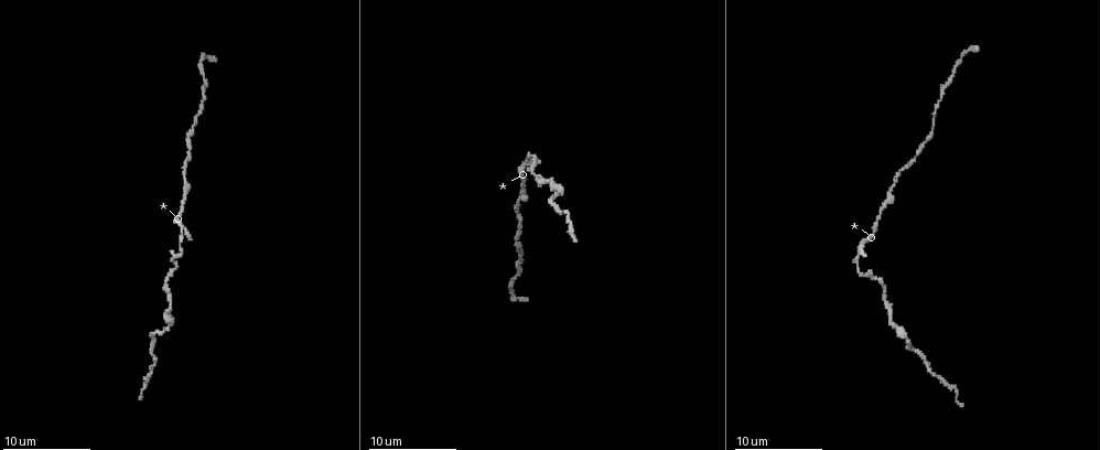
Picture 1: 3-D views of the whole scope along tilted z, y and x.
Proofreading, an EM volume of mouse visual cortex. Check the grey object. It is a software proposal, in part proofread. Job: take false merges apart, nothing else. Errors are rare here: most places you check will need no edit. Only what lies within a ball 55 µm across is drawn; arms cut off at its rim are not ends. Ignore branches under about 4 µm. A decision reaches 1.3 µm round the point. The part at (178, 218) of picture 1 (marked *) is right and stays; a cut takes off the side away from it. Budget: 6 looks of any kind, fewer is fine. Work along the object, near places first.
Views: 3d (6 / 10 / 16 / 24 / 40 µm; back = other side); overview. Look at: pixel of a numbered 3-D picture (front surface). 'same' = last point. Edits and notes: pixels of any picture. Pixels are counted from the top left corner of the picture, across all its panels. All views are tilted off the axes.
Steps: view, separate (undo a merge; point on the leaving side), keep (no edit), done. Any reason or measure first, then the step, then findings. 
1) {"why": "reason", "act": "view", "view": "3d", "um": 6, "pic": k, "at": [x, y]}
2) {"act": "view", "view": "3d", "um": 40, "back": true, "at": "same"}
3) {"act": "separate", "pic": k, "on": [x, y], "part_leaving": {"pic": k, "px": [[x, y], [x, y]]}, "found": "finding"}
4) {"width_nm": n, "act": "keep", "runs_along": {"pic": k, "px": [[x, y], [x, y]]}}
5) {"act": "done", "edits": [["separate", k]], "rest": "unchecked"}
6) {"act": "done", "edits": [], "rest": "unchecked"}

{"why": "thick turns thin", "act": "view", "view": "3d", "um": 10, "pic": 1, "at": [919, 150]}

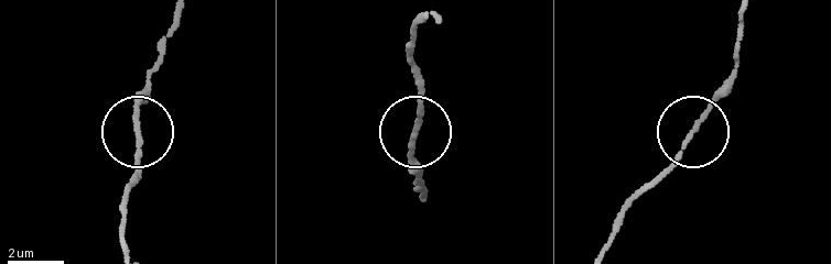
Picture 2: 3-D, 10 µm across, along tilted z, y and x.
{"act": "view", "view": "3d", "um": 10, "back": true, "pic": 2, "at": [412, 137]}

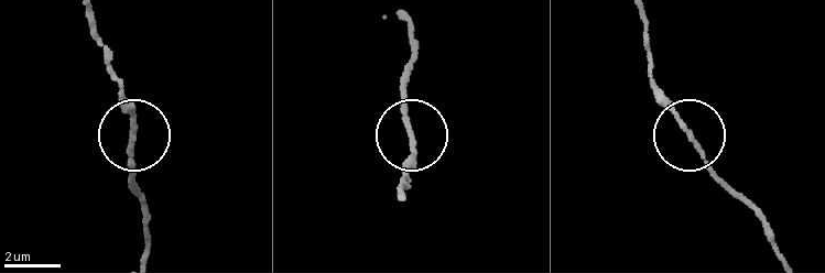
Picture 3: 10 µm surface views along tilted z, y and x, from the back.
{"act": "keep", "runs_along": {"pic": 3, "px": [[143, 254], [144, 197], [131, 176], [137, 129], [120, 89]]}, "found": "all the same neuron"}

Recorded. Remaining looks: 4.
{"why": "thick turns thin", "act": "view", "view": "3d", "um": 10, "pic": 1, "at": [536, 159]}

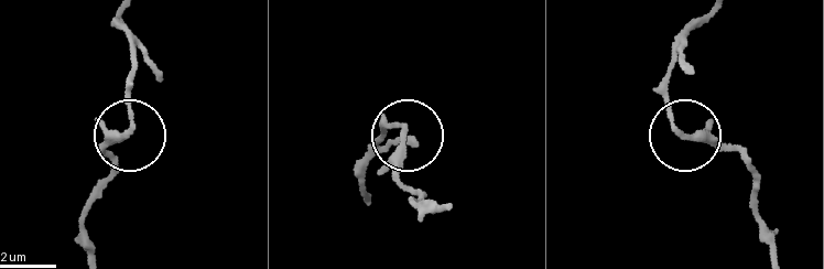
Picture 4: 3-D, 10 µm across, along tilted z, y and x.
{"why": "other side", "act": "view", "view": "3d", "um": 10, "back": true, "pic": 4, "at": [679, 132]}

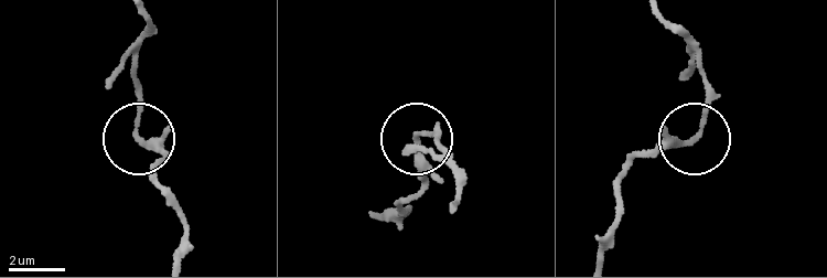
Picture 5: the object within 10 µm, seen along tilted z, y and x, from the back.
{"act": "keep", "found": "all the same neuron"}

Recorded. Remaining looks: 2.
{"why": "sudden change in width", "act": "view", "view": "3d", "um": 10, "pic": 1, "at": [904, 338]}

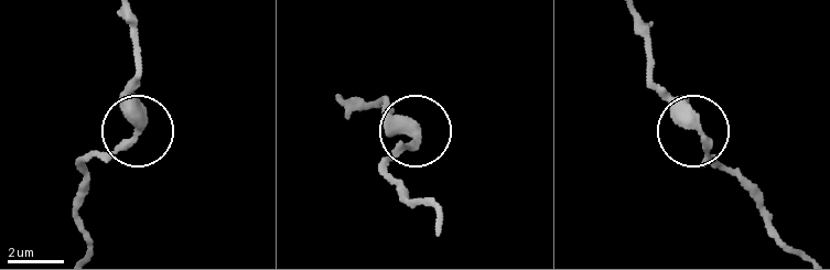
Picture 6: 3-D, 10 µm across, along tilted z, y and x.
{"why": "closer look", "act": "view", "view": "3d", "um": 6, "pic": 6, "at": [414, 134]}

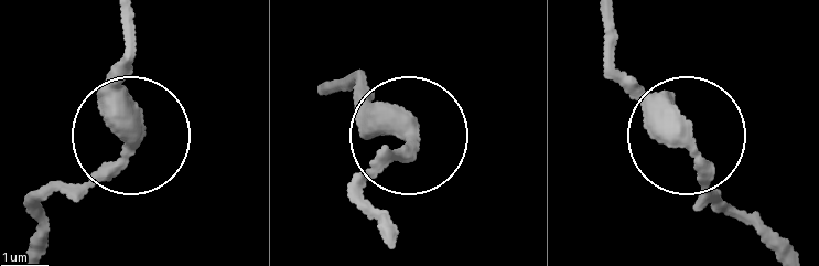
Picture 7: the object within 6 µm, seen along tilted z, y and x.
{"act": "keep", "runs_along": {"pic": 7, "px": [[329, 91], [359, 85], [407, 140], [362, 190]]}, "found": "one neuron here"}

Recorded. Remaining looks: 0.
{"act": "done", "edits": [], "rest": "unchecked"}

